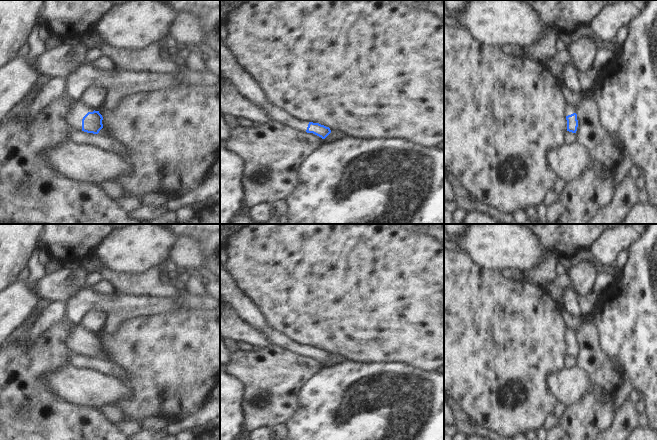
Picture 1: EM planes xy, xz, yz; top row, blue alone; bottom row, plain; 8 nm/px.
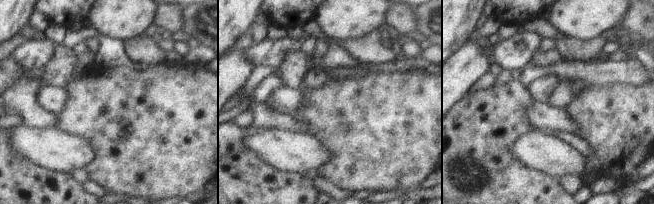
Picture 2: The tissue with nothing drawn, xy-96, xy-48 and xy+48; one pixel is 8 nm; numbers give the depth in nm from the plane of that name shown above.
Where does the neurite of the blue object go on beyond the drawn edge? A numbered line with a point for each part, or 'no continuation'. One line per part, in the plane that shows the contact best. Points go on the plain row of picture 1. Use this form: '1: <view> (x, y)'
1: xy (79, 332)

